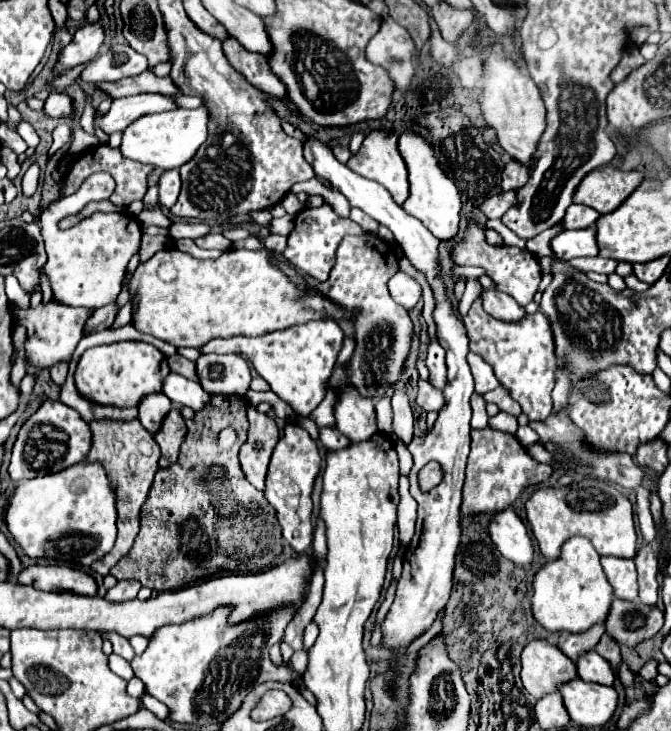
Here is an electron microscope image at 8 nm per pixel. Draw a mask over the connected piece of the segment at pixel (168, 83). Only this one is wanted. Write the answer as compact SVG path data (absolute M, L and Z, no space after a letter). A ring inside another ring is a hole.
M143 71L135 77L121 79L117 83L101 83L99 85L105 93L109 93L113 99L117 97L129 97L129 95L141 95L141 93L161 93L161 95L177 95L179 87L173 83L171 77L157 77L151 71Z

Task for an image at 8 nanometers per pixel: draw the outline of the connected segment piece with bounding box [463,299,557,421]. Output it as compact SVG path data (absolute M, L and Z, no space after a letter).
M477 299L469 309L467 317L463 317L463 323L467 327L471 351L475 351L489 365L493 365L499 383L521 405L523 413L531 421L541 421L543 417L549 417L553 411L551 391L555 385L553 369L549 365L557 365L555 341L549 319L543 317L541 313L535 313L535 315L525 315L517 323L505 323L487 315L481 309L481 299Z

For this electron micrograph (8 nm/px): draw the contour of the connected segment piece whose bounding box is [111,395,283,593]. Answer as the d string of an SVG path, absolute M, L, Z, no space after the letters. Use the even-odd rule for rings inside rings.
M213 395L211 401L203 409L199 409L193 419L187 419L185 423L187 423L187 435L181 445L181 455L177 463L155 475L147 501L141 507L139 535L135 537L131 551L111 569L111 575L115 579L121 581L133 577L143 587L149 587L159 593L181 589L201 579L209 579L219 571L235 571L235 573L261 571L269 567L271 561L283 549L275 509L269 505L265 495L245 479L237 459L239 447L247 439L247 427L249 427L247 399L237 395ZM225 427L233 427L237 431L237 443L229 451L221 451L217 447L217 433Z

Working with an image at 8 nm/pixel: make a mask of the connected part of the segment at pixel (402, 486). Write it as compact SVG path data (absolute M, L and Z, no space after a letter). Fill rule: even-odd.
M401 475L401 479L399 479L399 513L397 513L401 545L407 545L413 539L415 517L417 517L417 503L409 493L409 479L405 475Z

